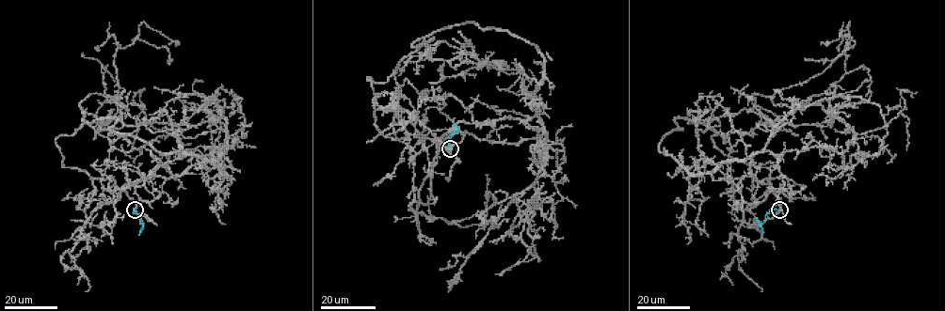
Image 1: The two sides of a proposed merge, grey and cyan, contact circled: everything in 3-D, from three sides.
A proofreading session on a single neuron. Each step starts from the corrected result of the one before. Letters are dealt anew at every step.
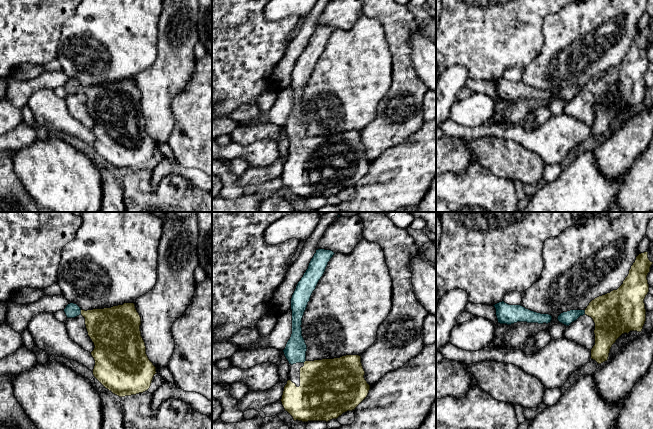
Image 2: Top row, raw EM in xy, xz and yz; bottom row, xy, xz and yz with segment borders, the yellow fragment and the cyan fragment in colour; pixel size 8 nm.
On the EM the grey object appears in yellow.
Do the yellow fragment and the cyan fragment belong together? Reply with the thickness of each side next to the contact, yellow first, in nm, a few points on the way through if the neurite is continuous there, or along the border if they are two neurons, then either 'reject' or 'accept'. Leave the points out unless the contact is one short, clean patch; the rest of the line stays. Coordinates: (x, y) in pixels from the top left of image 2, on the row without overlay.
320/120 nm | across xy (107, 104), (91, 92), (81, 88), (72, 86) | accept

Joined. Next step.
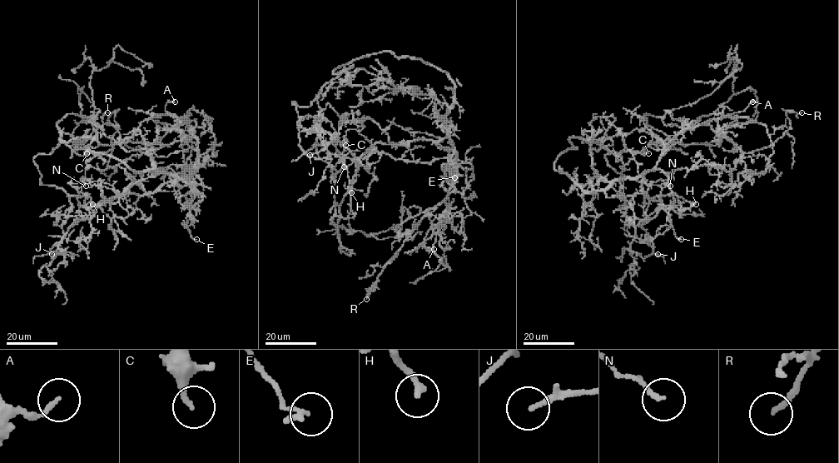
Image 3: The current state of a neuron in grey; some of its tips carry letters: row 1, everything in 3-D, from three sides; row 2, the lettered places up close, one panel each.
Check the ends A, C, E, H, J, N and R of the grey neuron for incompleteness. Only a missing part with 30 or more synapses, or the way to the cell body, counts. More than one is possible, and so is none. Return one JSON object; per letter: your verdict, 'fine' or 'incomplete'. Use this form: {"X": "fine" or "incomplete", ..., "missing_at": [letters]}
{"A": "fine", "C": "fine", "E": "fine", "H": "incomplete", "J": "fine", "N": "fine", "R": "fine", "missing_at": ["H"]}

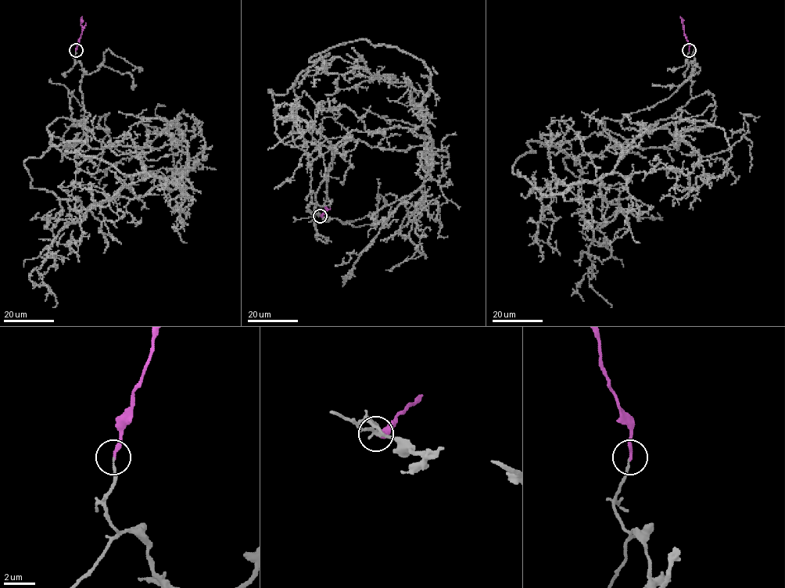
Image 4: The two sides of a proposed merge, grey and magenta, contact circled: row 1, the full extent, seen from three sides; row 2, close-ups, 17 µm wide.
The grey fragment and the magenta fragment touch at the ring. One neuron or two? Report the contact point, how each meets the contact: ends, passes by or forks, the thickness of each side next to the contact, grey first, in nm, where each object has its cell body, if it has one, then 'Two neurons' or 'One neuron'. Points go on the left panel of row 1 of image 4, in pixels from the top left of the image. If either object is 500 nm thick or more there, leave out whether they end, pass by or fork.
Place: (76, 50). At the ring grey ends. At the ring magenta ends. Thickness 130 nm (grey) against 200 nm. Soma of grey: none. Soma of magenta: none. One neuron

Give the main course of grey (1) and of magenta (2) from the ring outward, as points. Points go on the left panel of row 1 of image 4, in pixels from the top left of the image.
1: (76, 49), (90, 115), (56, 118), (49, 142), (186, 195), (180, 143), (91, 148), (80, 119)
2: (76, 49), (82, 31), (81, 16)

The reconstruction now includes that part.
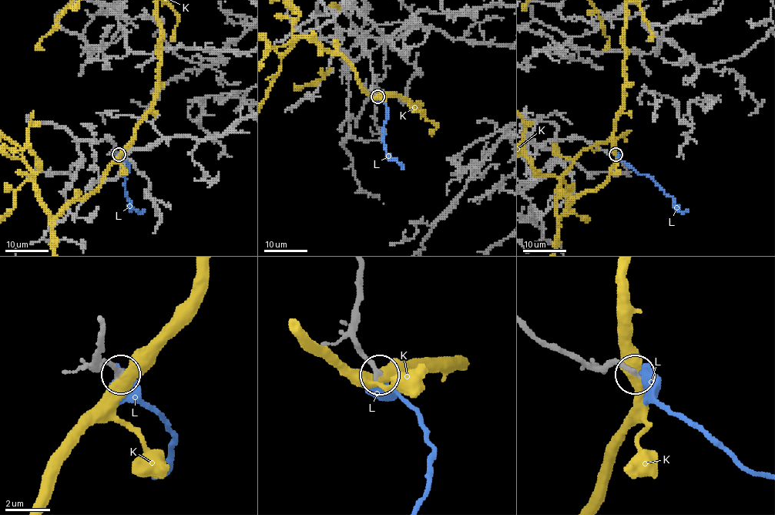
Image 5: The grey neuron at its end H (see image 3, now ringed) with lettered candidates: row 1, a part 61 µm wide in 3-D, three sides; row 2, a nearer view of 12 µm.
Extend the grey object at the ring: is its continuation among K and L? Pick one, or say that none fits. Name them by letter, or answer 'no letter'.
L

